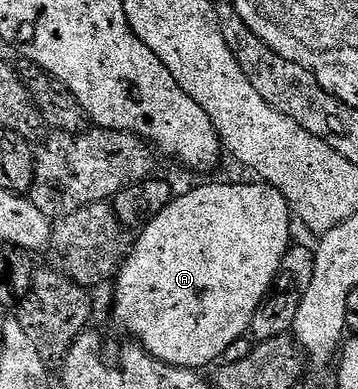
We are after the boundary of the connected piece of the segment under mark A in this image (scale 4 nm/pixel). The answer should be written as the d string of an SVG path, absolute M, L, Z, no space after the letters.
M252 182L256 184L204 184L201 188L192 188L189 192L177 195L154 218L150 223L143 225L131 245L128 259L124 261L118 275L115 277L116 296L120 299L120 305L116 308L116 316L120 319L120 324L129 332L131 339L146 349L156 360L161 360L167 364L173 364L179 368L190 368L193 370L204 370L207 364L215 365L221 359L220 355L239 338L247 333L252 327L252 320L255 318L258 306L264 302L264 297L268 294L268 289L272 286L272 279L276 276L278 266L282 258L288 253L292 236L292 224L294 217L289 209L288 200L281 192L263 182Z

